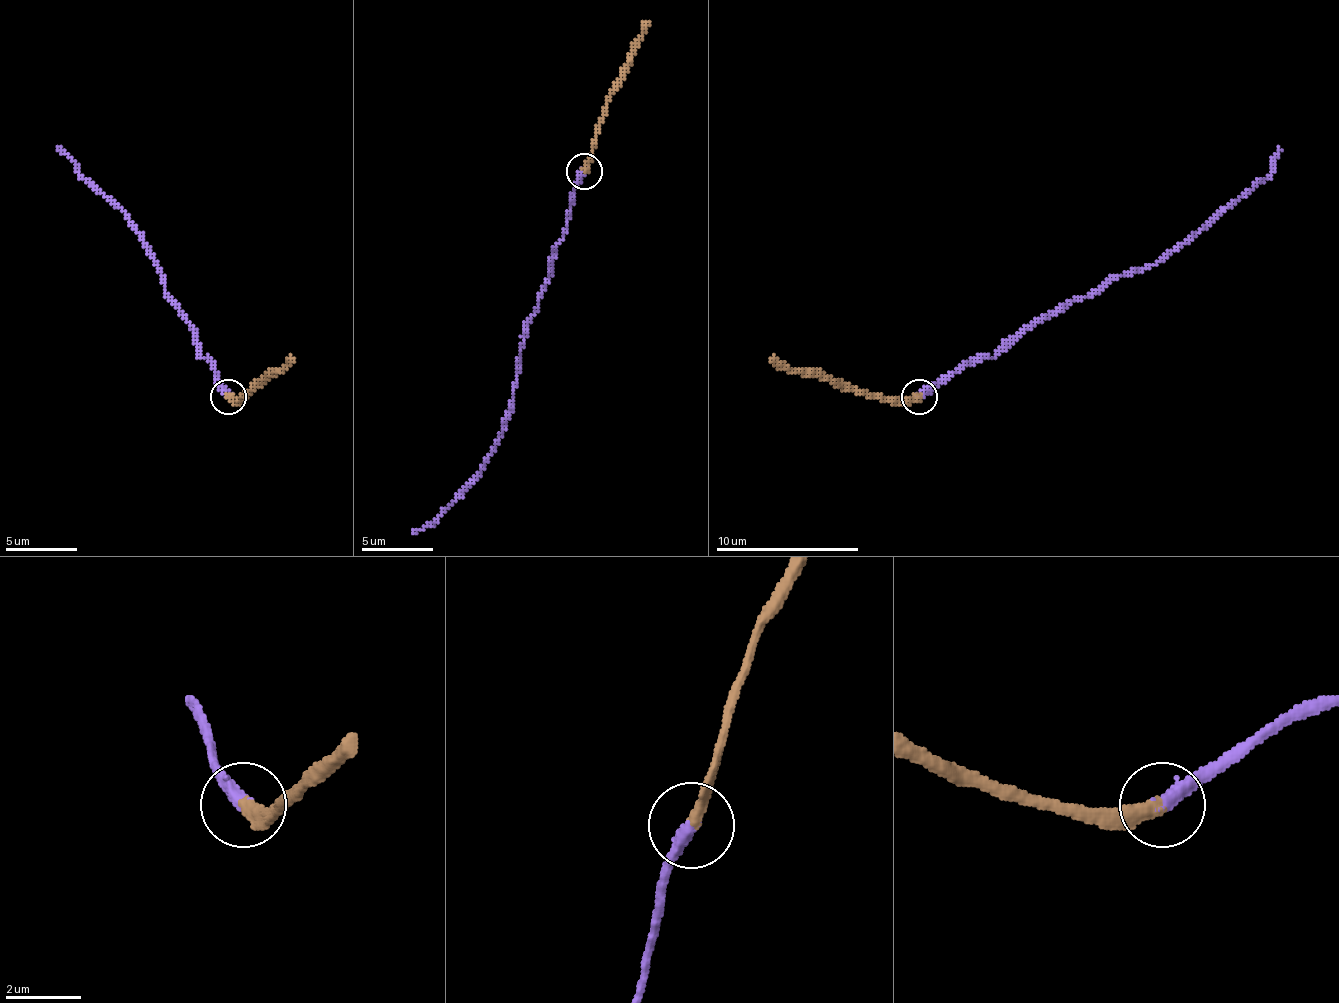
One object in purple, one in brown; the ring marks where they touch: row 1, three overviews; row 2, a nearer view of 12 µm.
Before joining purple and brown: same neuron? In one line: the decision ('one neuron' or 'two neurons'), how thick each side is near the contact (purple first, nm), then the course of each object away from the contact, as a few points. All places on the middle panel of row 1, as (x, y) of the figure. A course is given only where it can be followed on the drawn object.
one neuron | 380/360 nm | purple via (585, 172), (567, 218), (552, 276), (527, 326), (506, 430), (459, 498), (434, 523), (413, 530) | brown via (585, 172), (595, 125), (635, 39), (649, 21)

